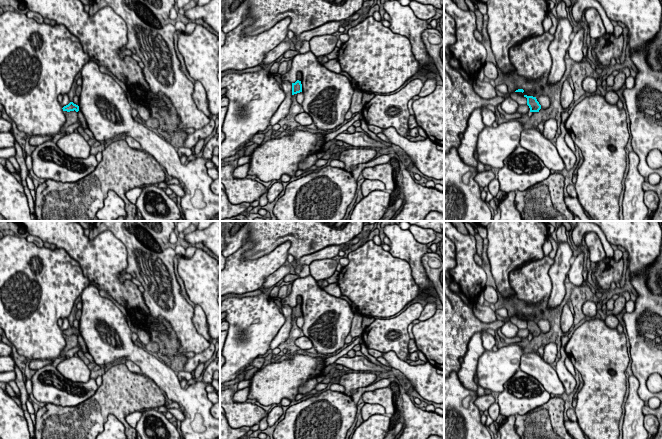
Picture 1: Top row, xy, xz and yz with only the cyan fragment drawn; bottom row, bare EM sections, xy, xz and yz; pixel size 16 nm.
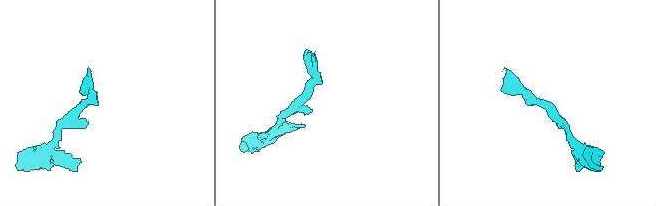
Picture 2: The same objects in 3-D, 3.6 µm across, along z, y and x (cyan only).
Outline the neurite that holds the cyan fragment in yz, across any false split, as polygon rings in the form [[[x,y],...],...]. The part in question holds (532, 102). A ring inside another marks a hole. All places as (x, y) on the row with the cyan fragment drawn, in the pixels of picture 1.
[[[524,95],[527,98],[527,105],[530,108],[530,112],[539,112],[541,105],[537,101],[536,97]]]

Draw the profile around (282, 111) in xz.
[[[282,81],[282,89],[286,94],[286,97],[284,101],[281,103],[281,105],[278,107],[274,115],[270,119],[270,125],[274,126],[275,124],[278,124],[279,121],[287,116],[289,113],[289,109],[292,104],[292,83],[289,81]]]

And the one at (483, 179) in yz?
[[[484,171],[478,173],[474,180],[478,183],[479,187],[488,187],[489,183],[495,178],[494,173],[490,171]]]

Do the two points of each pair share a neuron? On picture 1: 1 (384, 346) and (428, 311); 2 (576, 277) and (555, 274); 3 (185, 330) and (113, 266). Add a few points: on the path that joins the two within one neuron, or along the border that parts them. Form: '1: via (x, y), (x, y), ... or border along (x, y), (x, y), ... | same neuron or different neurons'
1: border along (424, 306), (418, 319) | different neurons
2: border along (572, 262), (567, 274) | different neurons
3: border along (141, 292), (150, 314) | different neurons

